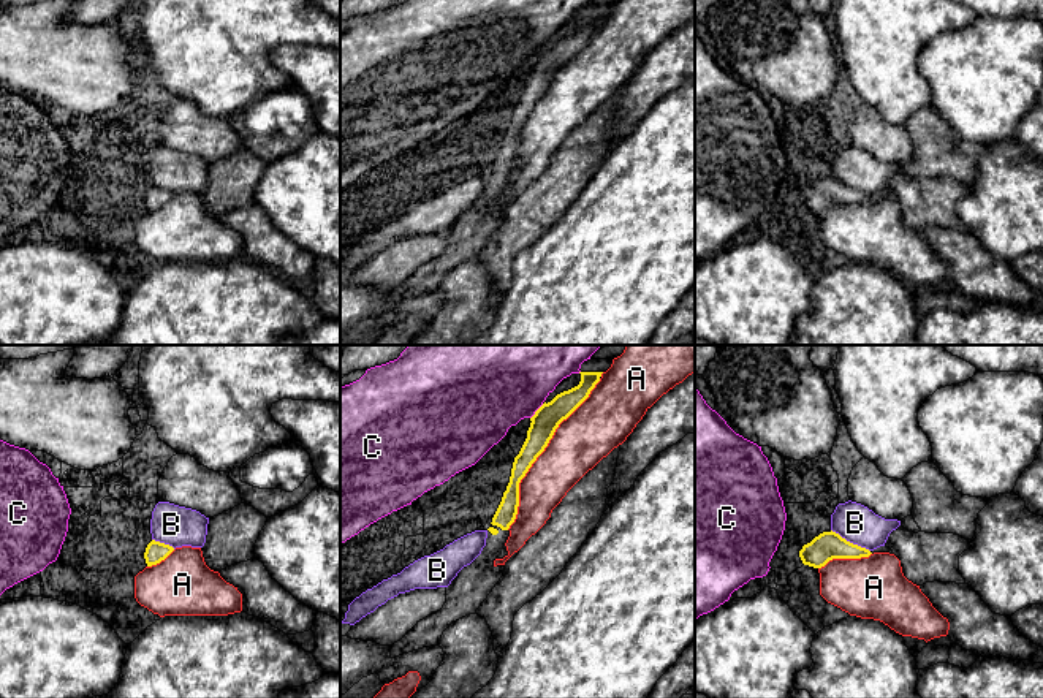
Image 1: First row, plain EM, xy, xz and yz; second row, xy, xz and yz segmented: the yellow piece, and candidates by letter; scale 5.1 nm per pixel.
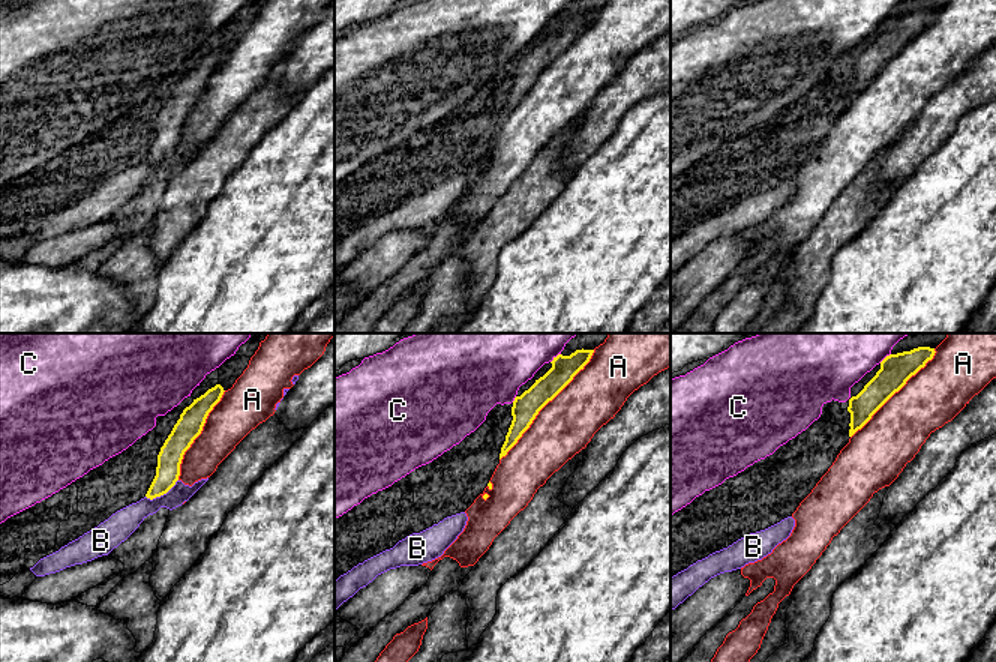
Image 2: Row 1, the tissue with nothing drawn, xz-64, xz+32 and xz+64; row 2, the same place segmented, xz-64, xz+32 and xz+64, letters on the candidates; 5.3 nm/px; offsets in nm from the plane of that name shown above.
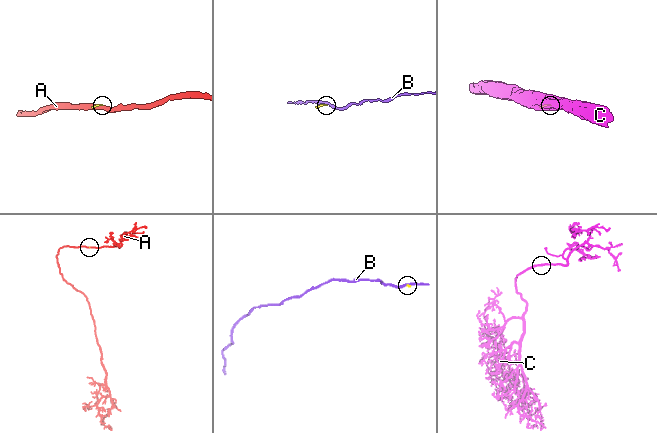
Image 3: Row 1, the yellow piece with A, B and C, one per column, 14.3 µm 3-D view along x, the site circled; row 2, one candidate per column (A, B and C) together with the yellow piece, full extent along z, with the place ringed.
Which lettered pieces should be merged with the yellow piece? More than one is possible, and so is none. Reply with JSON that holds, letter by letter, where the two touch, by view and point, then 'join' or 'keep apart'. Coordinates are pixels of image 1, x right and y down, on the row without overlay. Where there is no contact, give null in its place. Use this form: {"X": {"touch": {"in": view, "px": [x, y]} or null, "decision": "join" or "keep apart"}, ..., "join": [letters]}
{"A": {"touch": {"in": "xz", "px": [540, 98]}, "decision": "keep apart"}, "B": {"touch": {"in": "yz", "px": [849, 187]}, "decision": "keep apart"}, "C": {"touch": {"in": "xz", "px": [535, 57]}, "decision": "keep apart"}, "join": []}

